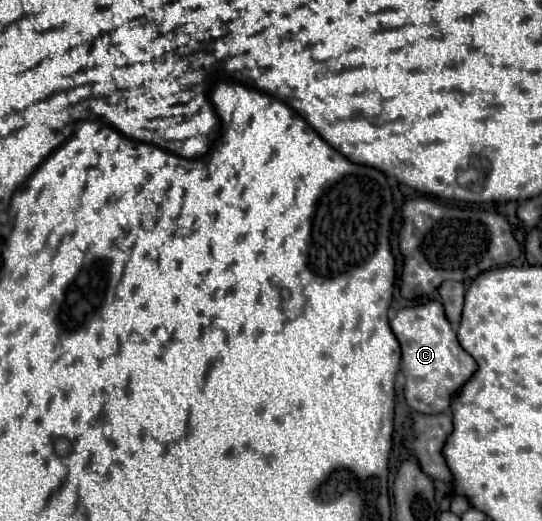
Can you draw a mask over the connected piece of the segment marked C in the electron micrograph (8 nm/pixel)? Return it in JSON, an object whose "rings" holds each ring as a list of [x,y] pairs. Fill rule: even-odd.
{"rings":[[[428,300],[418,306],[402,308],[390,320],[390,328],[402,348],[402,374],[406,378],[406,404],[420,414],[440,414],[450,406],[450,398],[476,372],[474,358],[462,350],[456,332],[444,316],[438,300]]]}

